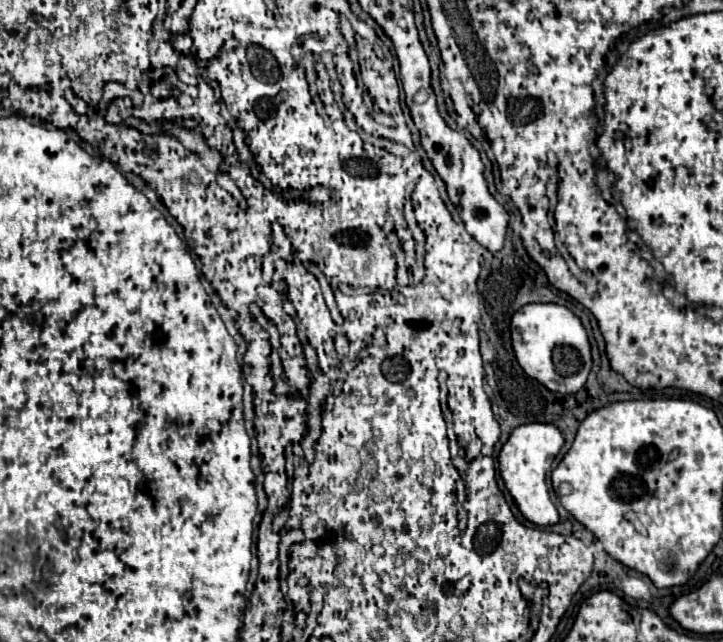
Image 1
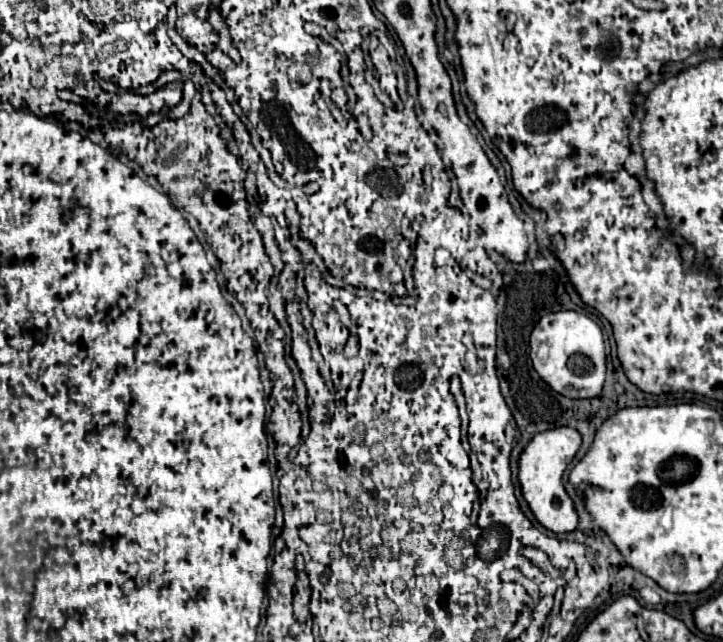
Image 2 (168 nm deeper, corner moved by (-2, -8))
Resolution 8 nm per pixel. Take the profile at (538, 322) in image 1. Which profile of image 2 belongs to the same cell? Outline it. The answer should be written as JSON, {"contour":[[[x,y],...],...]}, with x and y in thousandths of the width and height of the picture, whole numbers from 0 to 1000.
{"contour":[[[777,483],[750,492],[733,520],[733,561],[747,589],[783,620],[822,620],[833,607],[838,583],[833,514],[802,486]]]}

